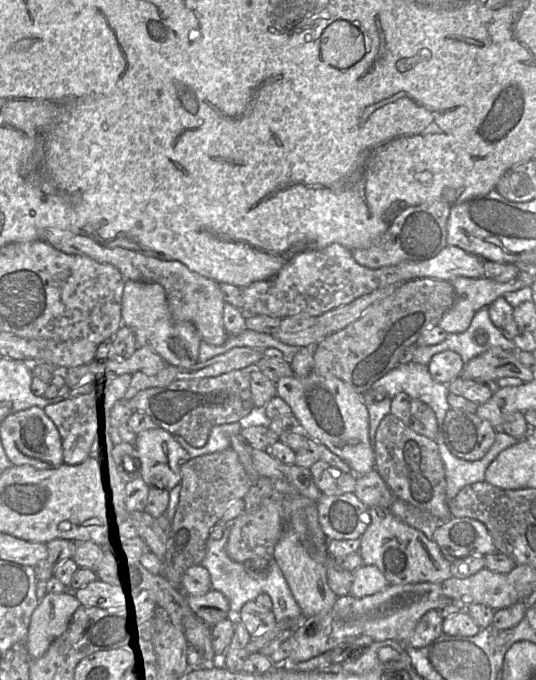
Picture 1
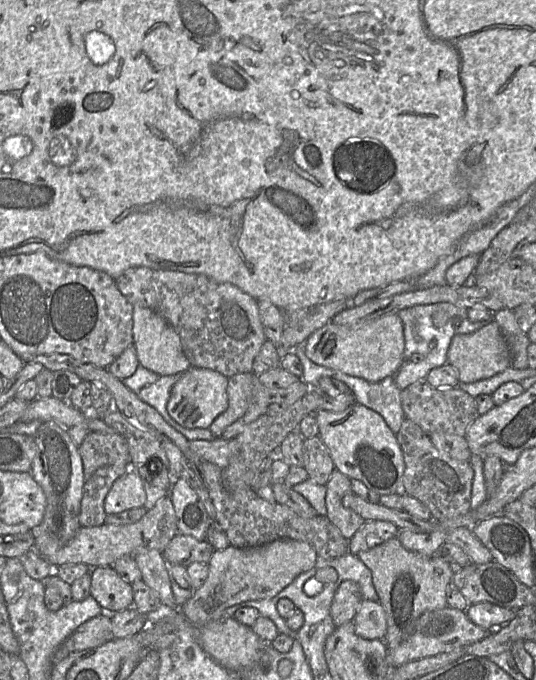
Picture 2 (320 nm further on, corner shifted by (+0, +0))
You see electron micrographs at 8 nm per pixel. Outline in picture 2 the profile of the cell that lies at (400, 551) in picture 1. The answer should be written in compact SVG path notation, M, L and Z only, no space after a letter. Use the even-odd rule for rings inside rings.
M398 535L358 553L358 557L371 570L378 601L386 613L387 631L384 641L388 649L397 647L412 634L423 613L448 606L446 590L453 578L448 562L406 549Z

